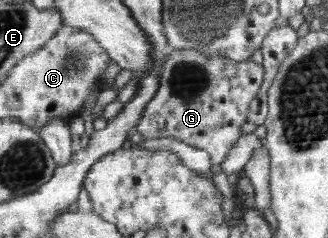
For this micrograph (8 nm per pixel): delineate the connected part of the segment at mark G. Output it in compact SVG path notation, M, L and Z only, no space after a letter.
M198 48L171 49L161 71L160 90L145 108L137 127L137 137L147 139L174 137L180 139L193 147L208 151L210 163L217 165L225 159L227 152L239 139L239 135L241 135L239 127L245 123L249 105L256 97L259 85L263 85L263 80L262 64L256 64L250 59L236 62L229 59L228 56L205 55L205 52Z

